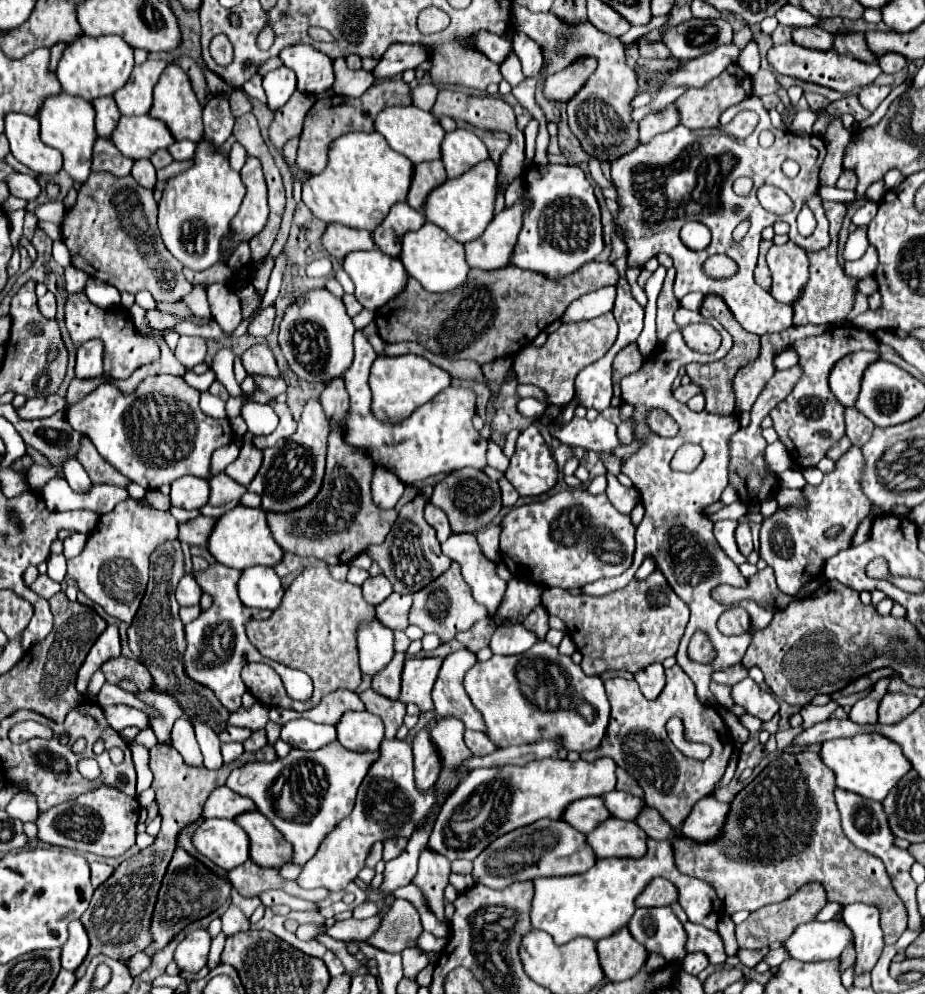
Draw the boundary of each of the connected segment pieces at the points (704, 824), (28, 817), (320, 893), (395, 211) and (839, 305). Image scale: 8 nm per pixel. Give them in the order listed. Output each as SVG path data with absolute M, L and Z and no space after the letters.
M703 798L693 806L689 818L681 826L683 834L693 842L715 842L723 832L723 824L729 814L729 804L723 804L715 798Z
M17 794L7 806L7 814L21 822L35 822L39 816L37 798L33 798L33 794Z
M247 860L241 866L235 866L233 870L227 872L227 876L229 876L233 888L241 896L247 896L247 898L259 896L261 892L271 890L271 888L285 890L291 896L305 898L305 900L311 900L311 902L317 902L317 900L323 900L325 896L329 896L327 890L311 890L311 892L303 890L303 888L299 888L297 882L285 880L279 874L279 870L275 870L275 868L261 868L253 860Z
M397 202L391 206L385 220L373 230L373 240L377 248L389 256L399 256L401 252L401 238L405 232L421 228L425 216L413 210L407 202Z
M823 202L825 216L829 220L829 236L831 244L823 250L817 252L807 252L809 258L809 280L805 284L803 294L799 300L791 306L793 308L793 326L805 326L805 324L835 324L847 318L853 306L853 296L855 296L855 286L857 280L845 276L843 268L837 262L837 232L841 228L841 222L845 218L845 204L841 202Z

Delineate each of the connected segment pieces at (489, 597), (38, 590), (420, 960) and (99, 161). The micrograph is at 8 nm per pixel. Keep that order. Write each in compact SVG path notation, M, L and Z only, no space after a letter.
M451 534L443 544L443 554L461 564L463 578L473 590L473 598L493 616L505 594L507 582L495 574L495 564L481 558L475 534Z
M47 574L39 576L29 588L31 588L35 594L39 594L41 598L45 598L45 600L49 600L49 598L55 596L57 592L61 592L61 584L59 584L59 582L53 582Z
M405 948L401 956L403 956L403 970L407 978L415 978L417 972L429 964L427 952L421 948Z
M97 138L93 146L93 160L91 160L91 172L109 172L117 178L123 178L131 172L133 160L125 158L109 138Z

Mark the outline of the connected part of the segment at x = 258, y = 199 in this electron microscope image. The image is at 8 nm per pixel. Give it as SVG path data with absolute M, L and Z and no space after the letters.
M249 156L241 170L241 178L247 186L247 194L243 198L239 214L231 220L229 236L221 242L225 260L235 252L235 248L241 242L251 242L251 238L257 236L265 228L267 218L269 218L267 186L265 186L261 162L257 162L257 158L253 158L253 156Z

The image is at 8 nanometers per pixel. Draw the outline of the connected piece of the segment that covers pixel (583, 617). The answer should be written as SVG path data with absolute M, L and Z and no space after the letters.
M659 570L645 582L633 580L623 590L605 596L573 596L561 588L547 588L543 592L543 606L549 614L565 622L571 640L583 654L581 668L589 676L599 676L605 670L627 670L635 674L653 662L675 656L689 622L689 608L669 590Z

